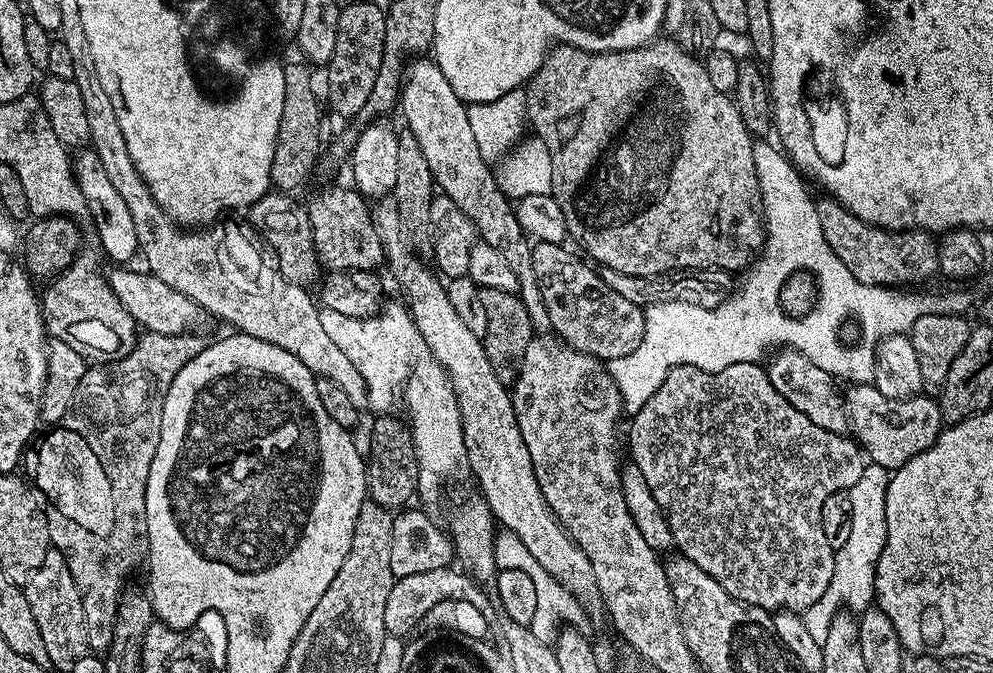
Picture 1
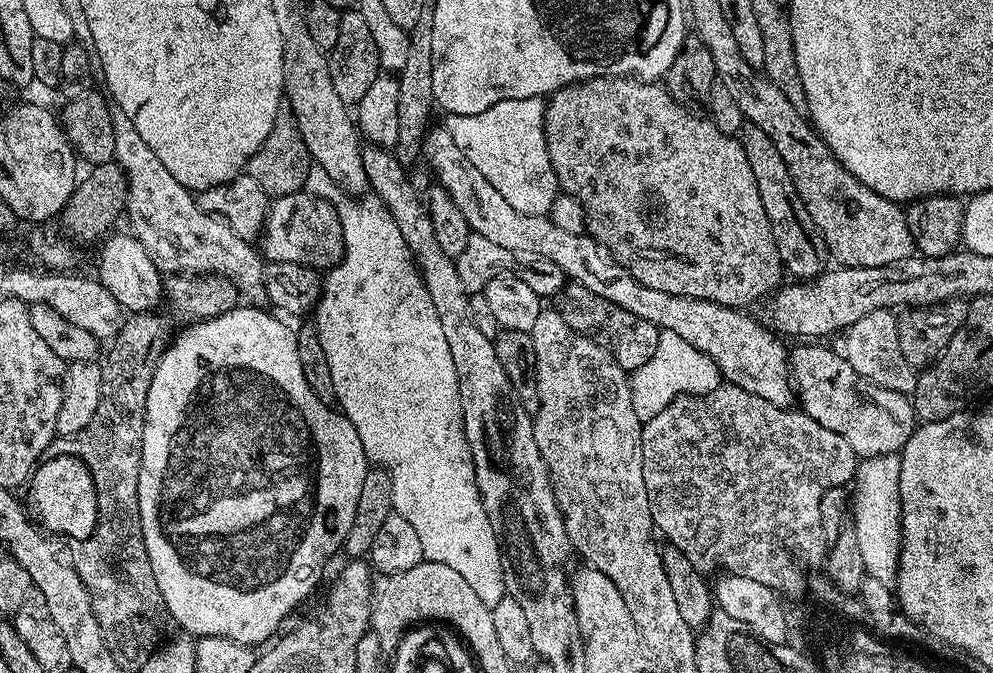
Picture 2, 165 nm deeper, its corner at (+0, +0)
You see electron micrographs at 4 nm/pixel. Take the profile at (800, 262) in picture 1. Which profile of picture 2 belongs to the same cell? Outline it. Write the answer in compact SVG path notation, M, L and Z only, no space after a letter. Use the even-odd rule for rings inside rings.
M661 331L658 347L655 348L650 362L631 372L630 383L634 410L641 422L647 422L654 418L654 414L662 414L667 404L674 402L677 396L710 394L710 390L720 387L722 377L716 369L716 363L705 352L700 352L690 346L690 342L678 338L678 334Z

